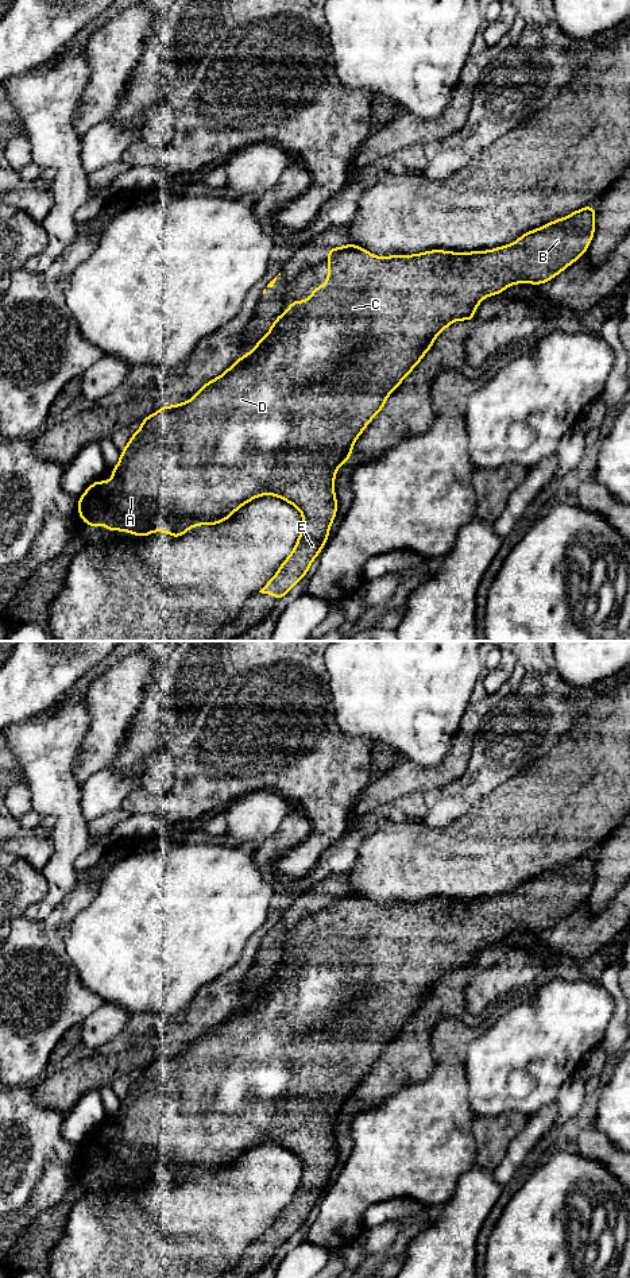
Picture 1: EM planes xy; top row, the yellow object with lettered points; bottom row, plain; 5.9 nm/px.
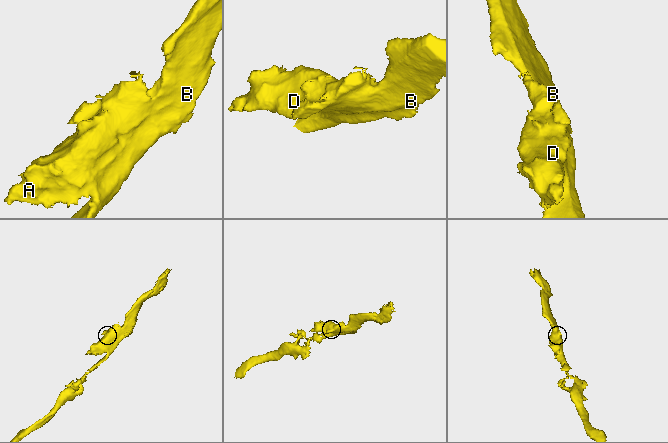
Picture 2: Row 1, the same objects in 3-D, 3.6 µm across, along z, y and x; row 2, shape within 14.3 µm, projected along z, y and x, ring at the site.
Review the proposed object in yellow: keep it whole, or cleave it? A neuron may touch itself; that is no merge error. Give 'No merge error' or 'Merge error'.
No merge error

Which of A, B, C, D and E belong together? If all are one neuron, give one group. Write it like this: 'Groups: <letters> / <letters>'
Groups: A B C D E

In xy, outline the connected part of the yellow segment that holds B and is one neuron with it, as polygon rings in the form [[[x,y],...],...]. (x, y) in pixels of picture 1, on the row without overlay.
[[[595,852],[581,856],[564,866],[548,870],[540,877],[529,879],[519,884],[517,889],[491,899],[449,900],[433,897],[416,903],[378,906],[353,891],[349,891],[345,895],[328,896],[328,930],[313,937],[312,943],[306,949],[289,950],[290,957],[282,960],[281,964],[274,968],[267,982],[256,989],[256,995],[250,1001],[241,1003],[241,1005],[219,1026],[214,1026],[200,1035],[190,1049],[174,1054],[165,1053],[156,1061],[142,1067],[140,1077],[131,1084],[127,1094],[121,1099],[120,1108],[112,1117],[112,1127],[109,1130],[93,1130],[80,1144],[77,1162],[82,1165],[84,1170],[90,1175],[104,1171],[109,1179],[124,1178],[127,1181],[135,1181],[138,1185],[148,1184],[156,1178],[165,1178],[171,1185],[179,1185],[192,1174],[216,1173],[228,1167],[239,1155],[260,1143],[271,1142],[283,1146],[302,1161],[304,1173],[290,1204],[281,1212],[275,1224],[259,1239],[282,1248],[306,1223],[312,1209],[318,1205],[320,1198],[328,1189],[329,1175],[337,1158],[337,1148],[333,1138],[337,1116],[344,1109],[349,1108],[352,1094],[360,1081],[371,1070],[374,1063],[382,1059],[389,1042],[401,1032],[405,1024],[411,1023],[411,1016],[417,1013],[429,999],[436,984],[457,968],[475,969],[474,960],[484,945],[499,942],[513,931],[536,931],[540,934],[544,930],[553,927],[587,899],[594,880]]]

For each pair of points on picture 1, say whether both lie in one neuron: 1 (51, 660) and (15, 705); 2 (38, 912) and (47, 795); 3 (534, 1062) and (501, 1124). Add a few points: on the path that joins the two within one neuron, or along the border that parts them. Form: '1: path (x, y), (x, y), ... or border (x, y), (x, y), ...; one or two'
1: path (41, 671), (18, 694); one
2: path (60, 883), (60, 868), (64, 858), (64, 825); one
3: border (528, 1114), (507, 1111), (476, 1116); two

